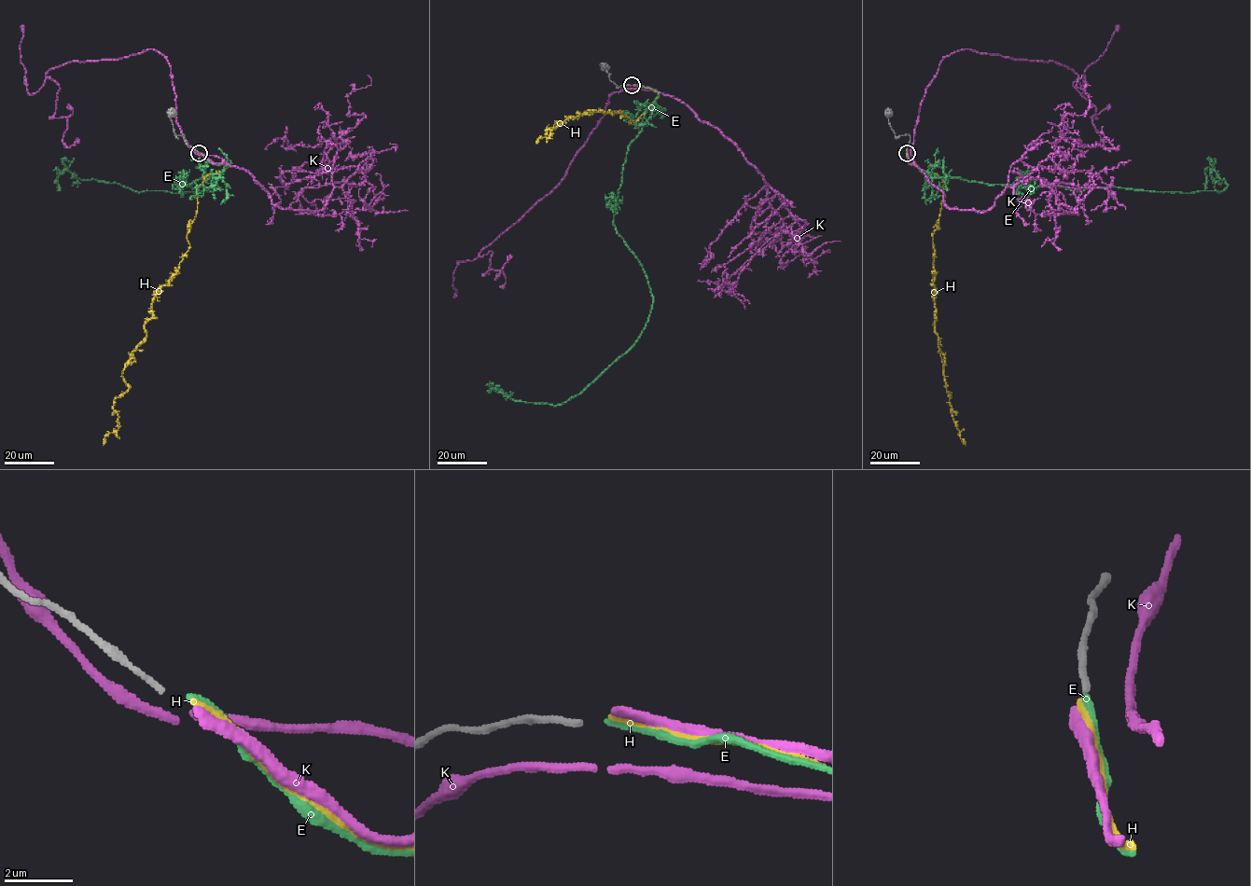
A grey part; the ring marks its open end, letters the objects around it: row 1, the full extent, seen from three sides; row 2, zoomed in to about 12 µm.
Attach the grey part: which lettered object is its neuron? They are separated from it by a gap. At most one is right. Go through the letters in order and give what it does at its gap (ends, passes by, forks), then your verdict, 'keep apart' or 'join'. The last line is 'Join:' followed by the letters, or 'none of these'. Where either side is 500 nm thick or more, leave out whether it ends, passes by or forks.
E: it ends | join
H: it ends | keep apart
K: it ends | keep apart
Join: E

